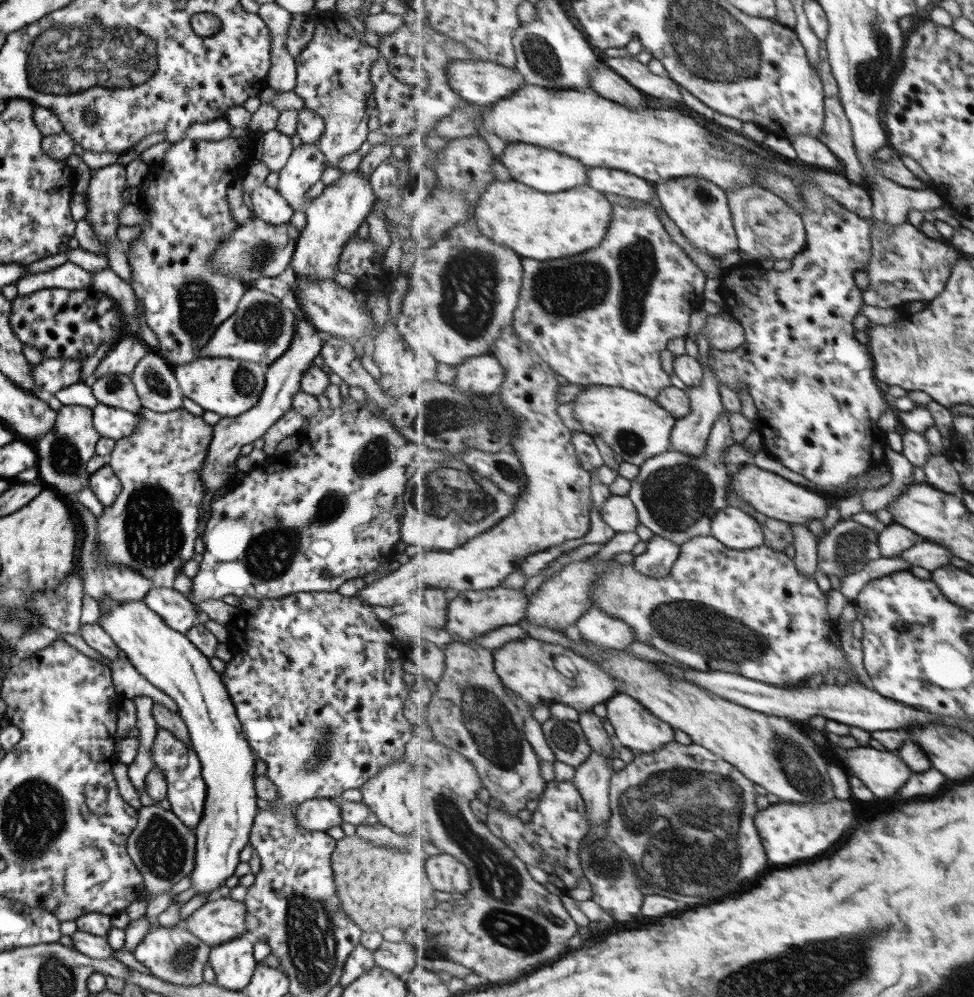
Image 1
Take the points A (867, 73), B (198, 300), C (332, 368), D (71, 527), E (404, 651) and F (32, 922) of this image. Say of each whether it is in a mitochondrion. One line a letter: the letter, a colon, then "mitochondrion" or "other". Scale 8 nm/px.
A: mitochondrion
B: mitochondrion
C: other
D: other
E: other
F: other

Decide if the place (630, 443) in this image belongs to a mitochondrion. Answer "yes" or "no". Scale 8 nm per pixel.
yes

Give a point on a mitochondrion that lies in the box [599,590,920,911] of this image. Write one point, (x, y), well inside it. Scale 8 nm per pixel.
(647, 807)

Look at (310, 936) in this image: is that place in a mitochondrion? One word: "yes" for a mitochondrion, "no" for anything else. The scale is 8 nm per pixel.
yes

